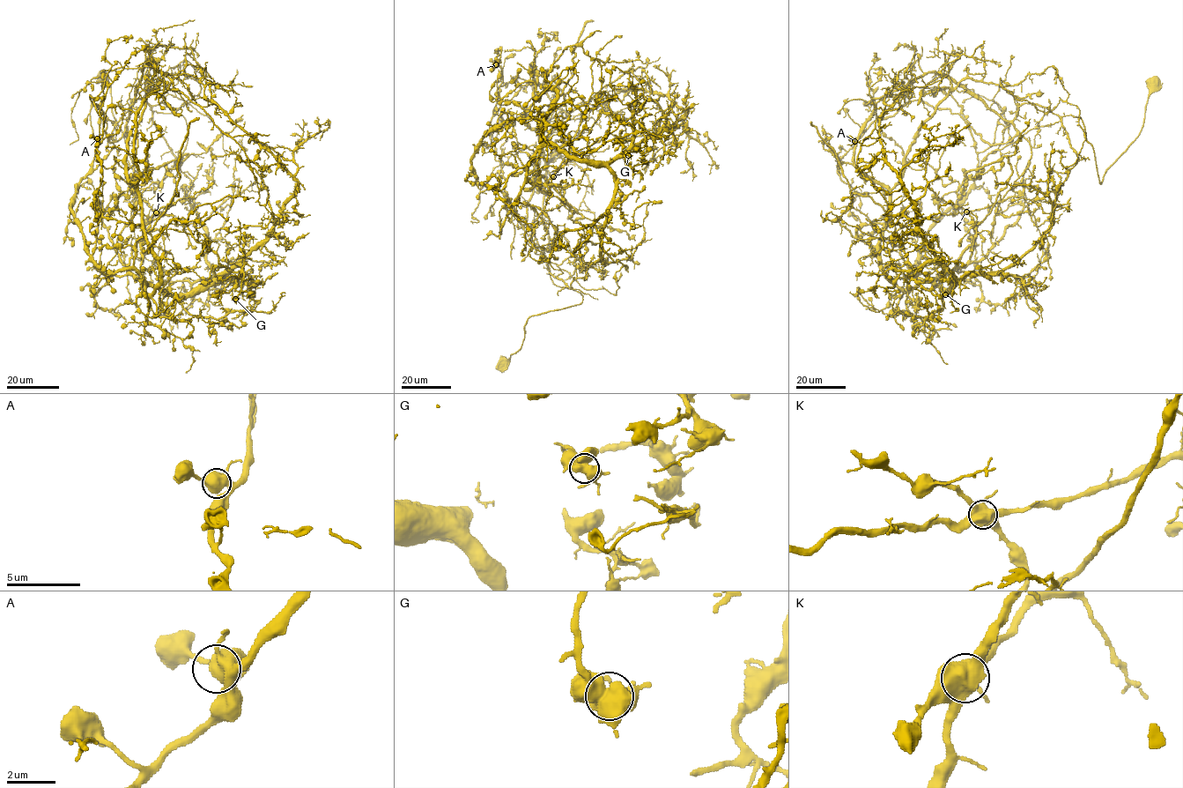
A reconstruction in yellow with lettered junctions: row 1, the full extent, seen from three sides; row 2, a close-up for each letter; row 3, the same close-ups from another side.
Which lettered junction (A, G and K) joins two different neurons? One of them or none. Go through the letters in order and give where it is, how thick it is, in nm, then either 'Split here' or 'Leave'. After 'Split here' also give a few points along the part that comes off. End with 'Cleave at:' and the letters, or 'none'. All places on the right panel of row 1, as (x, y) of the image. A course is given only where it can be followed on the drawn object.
A: Place: (854, 141). Thickness 550 nm. Leave
G: Place: (945, 294). Thickness 650 nm. Leave
K: Place: (966, 211). Thickness 700 nm. Split here. Course of the part to remove: (966, 211), (1022, 193), (1031, 146), (1013, 120), (1025, 103), (1081, 118), (1101, 183), (1142, 127), (1157, 76)
Cleave at: K

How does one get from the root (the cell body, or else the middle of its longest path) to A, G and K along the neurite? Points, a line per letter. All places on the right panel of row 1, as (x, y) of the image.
A: (1153, 82), (1141, 131), (1100, 183), (1083, 120), (1034, 104), (1003, 144), (920, 100), (854, 141)
G: (1153, 82), (1100, 183), (1083, 120), (1061, 117), (1078, 159), (1053, 223), (999, 271), (947, 270), (945, 294)
K: (1153, 82), (1141, 131), (1100, 183), (1083, 120), (1022, 104), (1013, 125), (1031, 154), (1023, 189), (966, 211)

